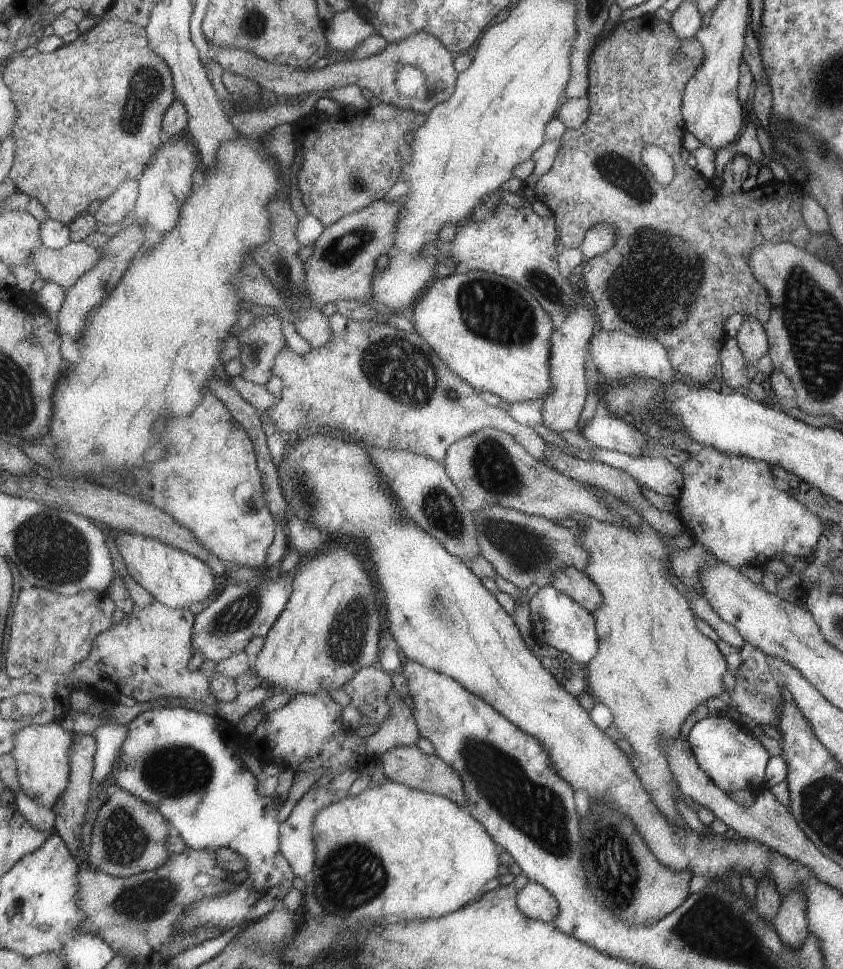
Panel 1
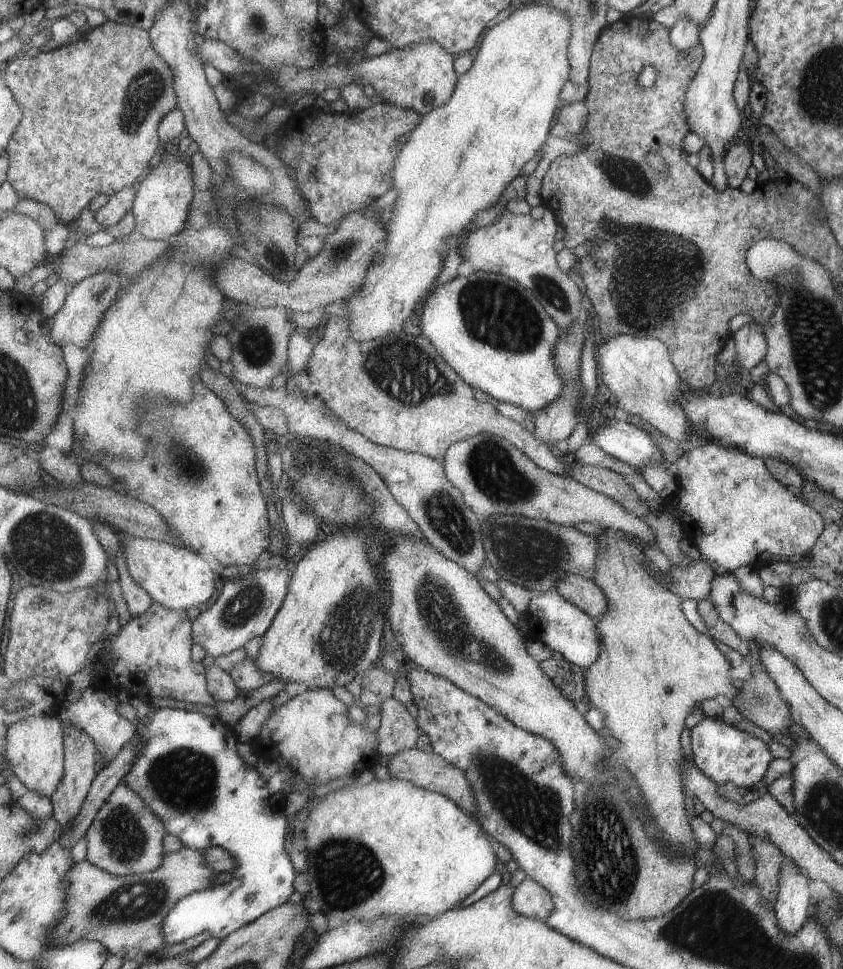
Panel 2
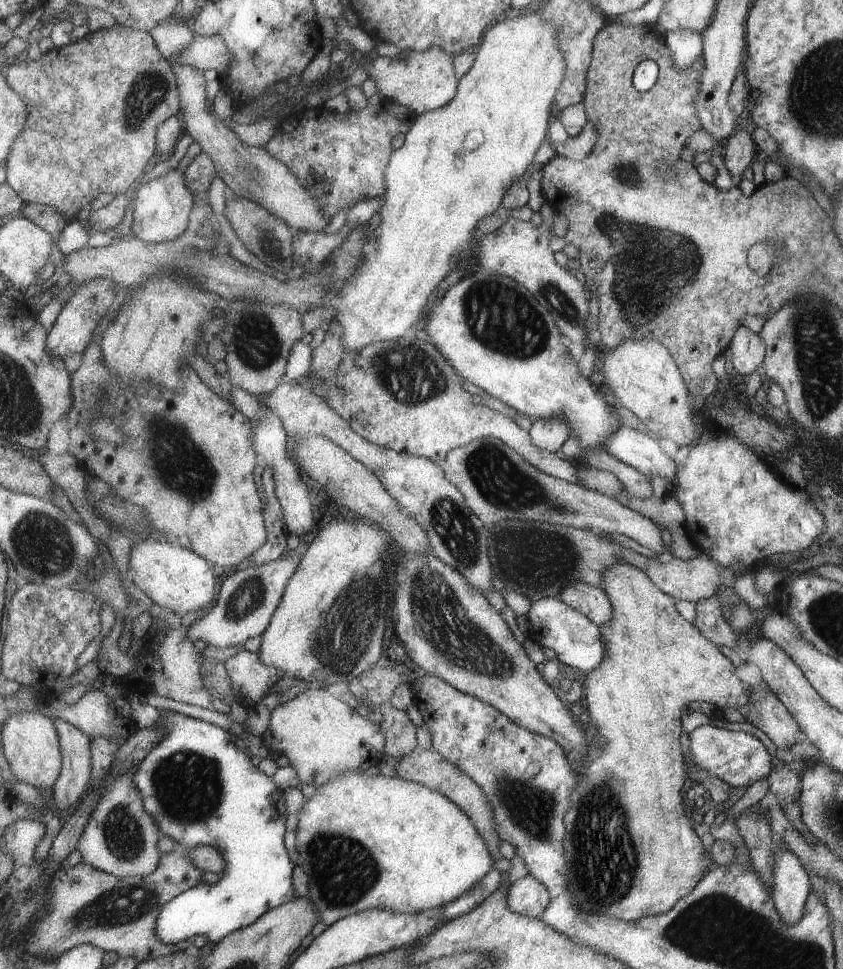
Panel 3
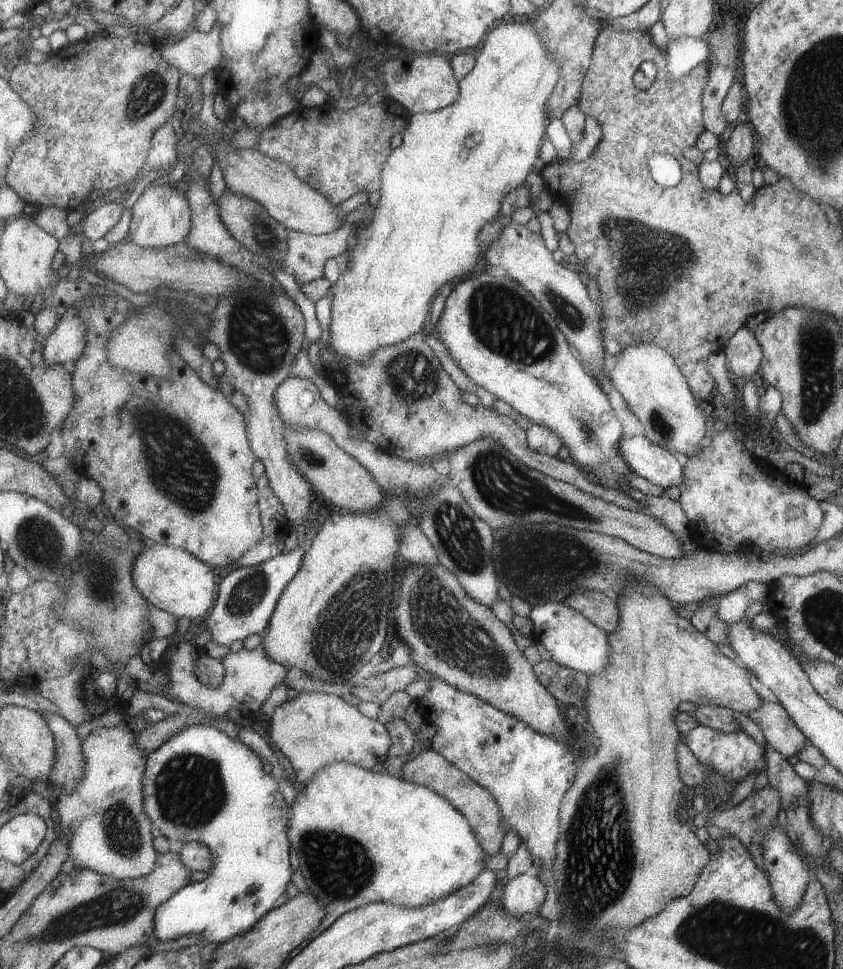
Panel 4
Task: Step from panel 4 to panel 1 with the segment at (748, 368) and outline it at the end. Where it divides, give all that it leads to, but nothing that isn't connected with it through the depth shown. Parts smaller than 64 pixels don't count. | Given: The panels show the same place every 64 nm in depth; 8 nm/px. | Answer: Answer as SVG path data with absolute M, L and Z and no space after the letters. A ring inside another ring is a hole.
M745 318L737 336L735 336L739 350L743 354L743 360L747 366L755 366L757 360L761 356L767 354L769 350L769 340L767 340L767 332L763 328L763 324L759 324L759 320L753 318Z

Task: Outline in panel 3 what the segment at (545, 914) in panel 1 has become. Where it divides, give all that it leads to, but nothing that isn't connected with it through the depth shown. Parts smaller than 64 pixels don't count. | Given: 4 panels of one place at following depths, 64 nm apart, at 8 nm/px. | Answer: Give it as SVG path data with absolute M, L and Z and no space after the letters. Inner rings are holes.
M525 876L519 882L511 884L507 890L509 908L517 914L539 918L551 904L549 888L535 876Z

